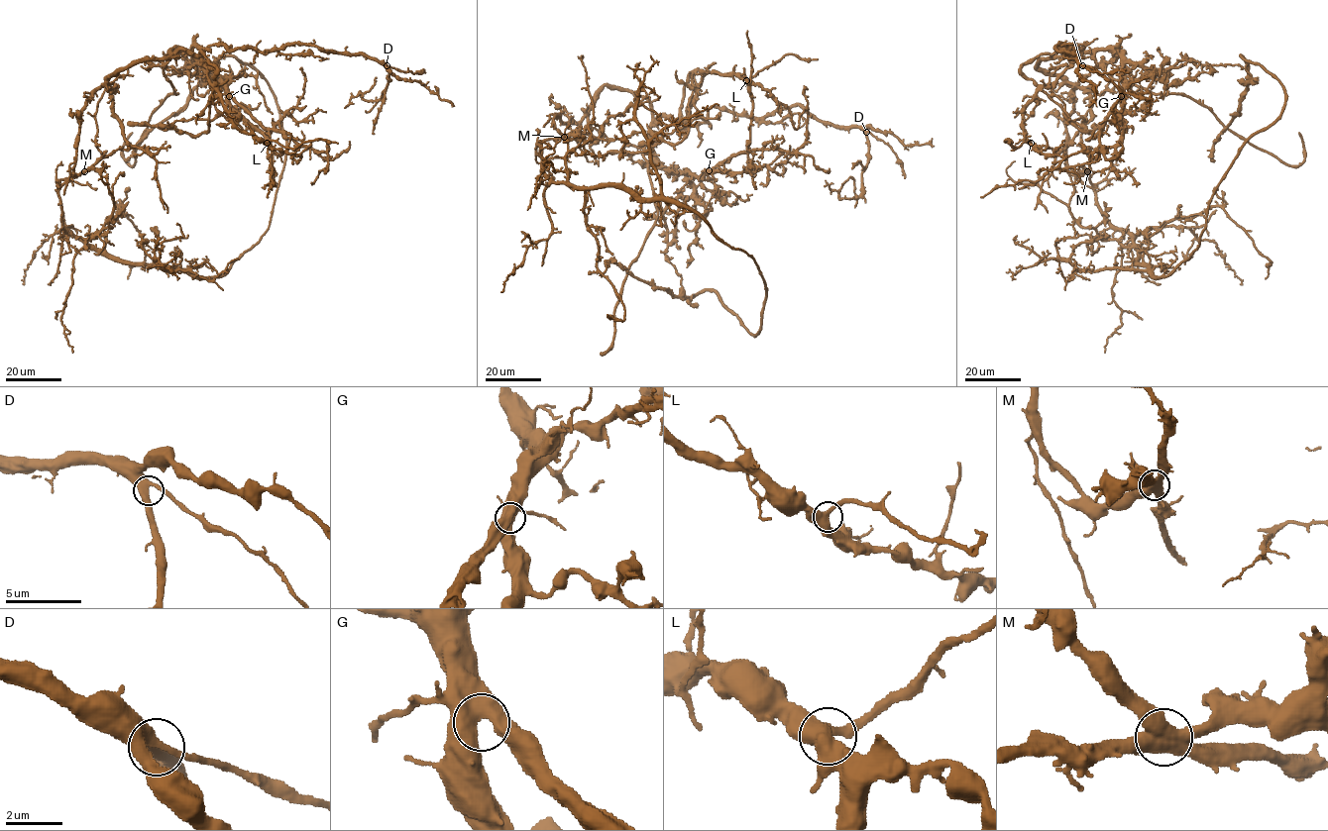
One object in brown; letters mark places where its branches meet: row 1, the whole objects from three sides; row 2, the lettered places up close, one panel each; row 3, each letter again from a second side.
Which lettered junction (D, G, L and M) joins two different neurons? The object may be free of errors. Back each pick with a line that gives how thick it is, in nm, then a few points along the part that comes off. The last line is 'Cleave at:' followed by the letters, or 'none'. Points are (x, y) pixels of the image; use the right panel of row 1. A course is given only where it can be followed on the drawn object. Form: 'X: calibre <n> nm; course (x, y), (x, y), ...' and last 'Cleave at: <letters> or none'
M: calibre 500 nm; course (1087, 171), (1166, 276), (1283, 105), (1241, 55), (1214, 161)
Cleave at: M

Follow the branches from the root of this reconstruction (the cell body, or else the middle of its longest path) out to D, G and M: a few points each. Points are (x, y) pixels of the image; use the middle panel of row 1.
D: (542, 153), (562, 137), (555, 116), (578, 122), (605, 85), (682, 129), (711, 107), (801, 105), (866, 132)
G: (542, 153), (538, 144), (562, 137), (555, 116), (578, 122), (611, 85), (649, 102), (663, 165), (709, 170)
M: (542, 153), (538, 144), (564, 137)

